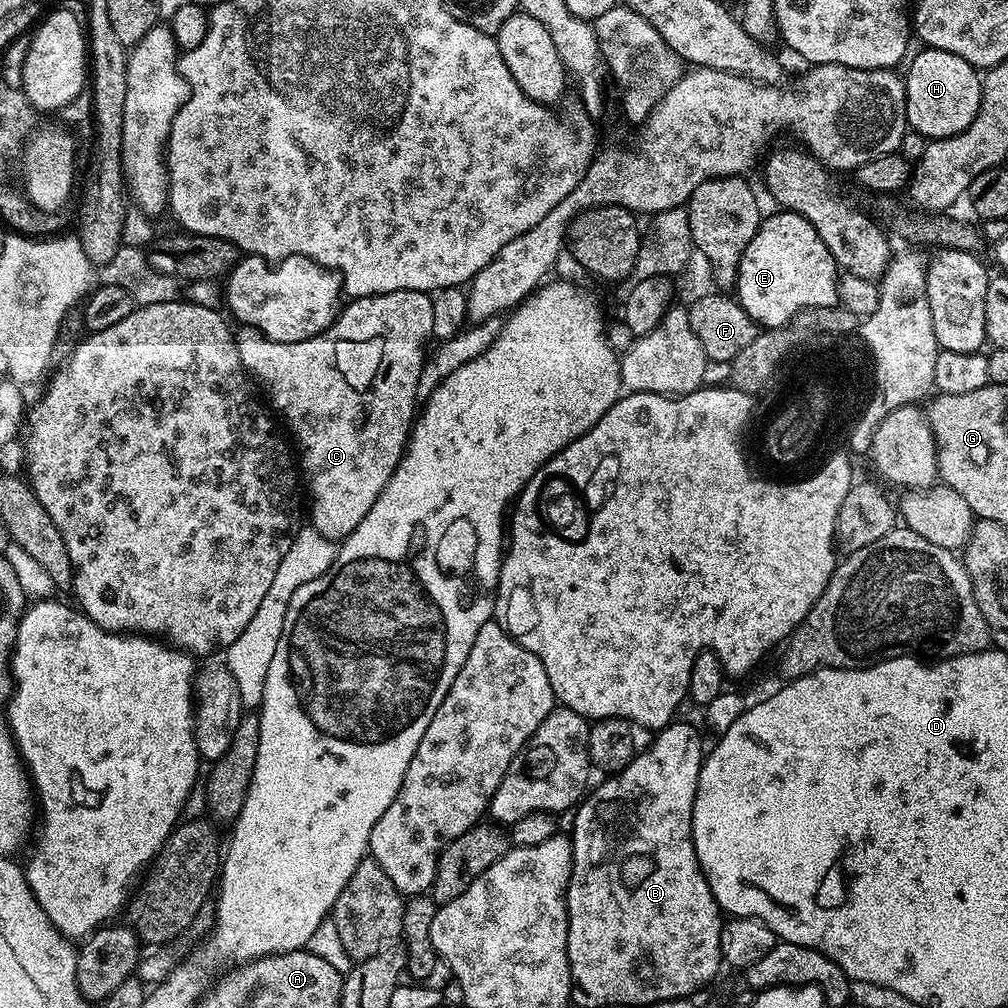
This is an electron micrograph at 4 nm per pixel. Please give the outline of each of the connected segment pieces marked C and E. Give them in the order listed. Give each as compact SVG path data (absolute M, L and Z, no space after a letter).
M394 290L390 294L349 299L328 329L302 342L274 342L258 330L246 327L235 333L244 371L268 391L273 406L284 415L292 431L291 439L300 443L298 464L312 491L310 524L327 540L344 541L358 522L370 514L370 506L378 502L404 456L408 433L418 412L418 382L428 340L433 339L433 326L434 306L429 293Z
M776 210L773 216L765 215L760 221L760 228L750 238L750 246L740 255L740 273L734 285L735 299L746 310L746 314L757 325L765 329L780 328L795 319L800 311L810 307L834 307L840 304L838 269L826 242L818 238L818 230L806 218L796 212Z

